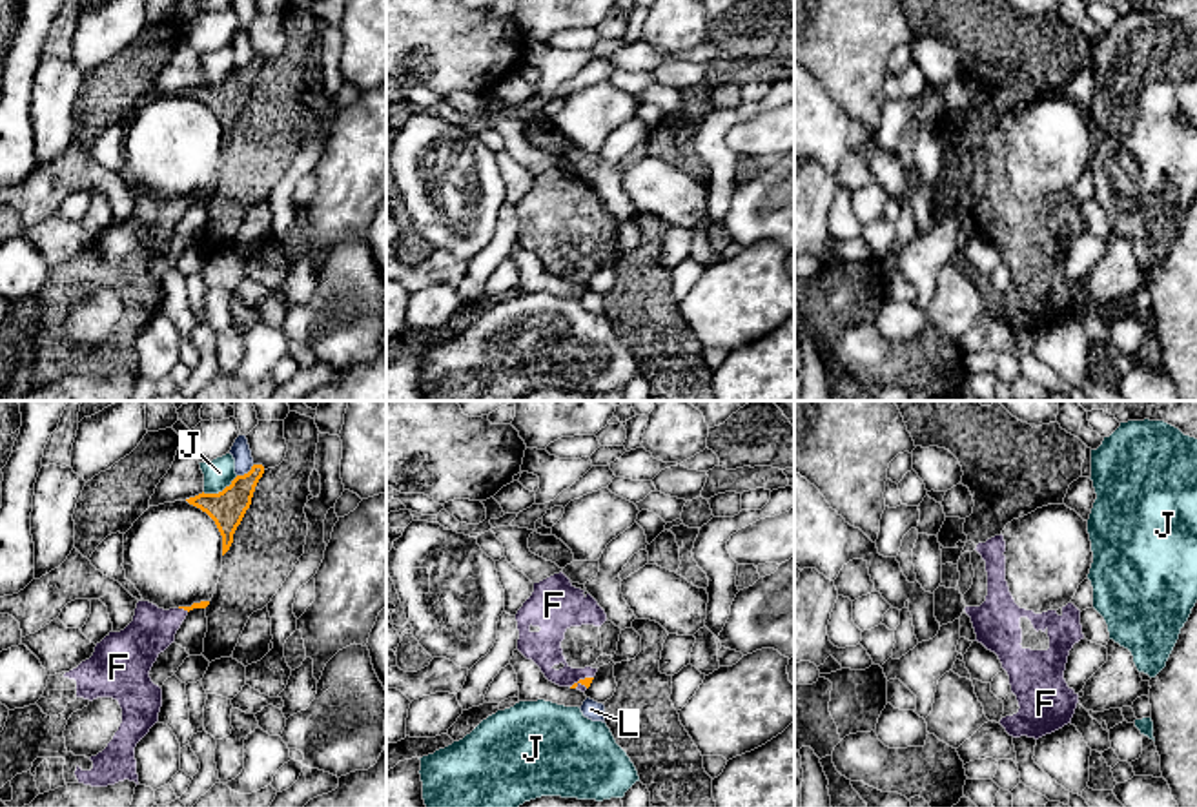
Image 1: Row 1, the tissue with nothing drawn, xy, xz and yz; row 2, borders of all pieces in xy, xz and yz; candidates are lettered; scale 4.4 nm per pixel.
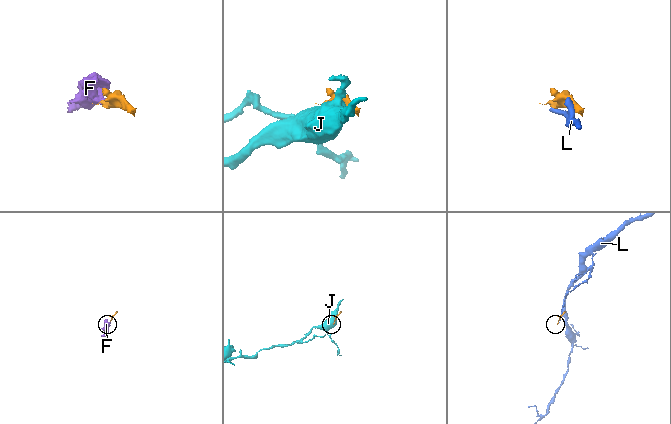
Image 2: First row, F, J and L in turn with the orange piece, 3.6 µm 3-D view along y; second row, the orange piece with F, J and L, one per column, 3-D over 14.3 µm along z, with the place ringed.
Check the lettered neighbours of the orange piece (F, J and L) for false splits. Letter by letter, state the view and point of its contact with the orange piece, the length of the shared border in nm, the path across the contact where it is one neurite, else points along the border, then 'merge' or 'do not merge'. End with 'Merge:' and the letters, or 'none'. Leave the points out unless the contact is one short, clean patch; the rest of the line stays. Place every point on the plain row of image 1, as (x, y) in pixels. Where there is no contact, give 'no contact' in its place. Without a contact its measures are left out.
F: meets orange in xz at (582, 272); contact 120 nm long; runs through xz (585, 274), (582, 272), (543, 239); merge
J: meets orange in xy at (219, 84); contact 180 nm long; do not merge
L: meets orange in xy at (245, 66); contact 90 nm long; border along xy (254, 57), (237, 68); do not merge
Merge: F

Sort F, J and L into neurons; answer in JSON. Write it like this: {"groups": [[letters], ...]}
{"groups": [["F"], ["J"], ["L"]]}

